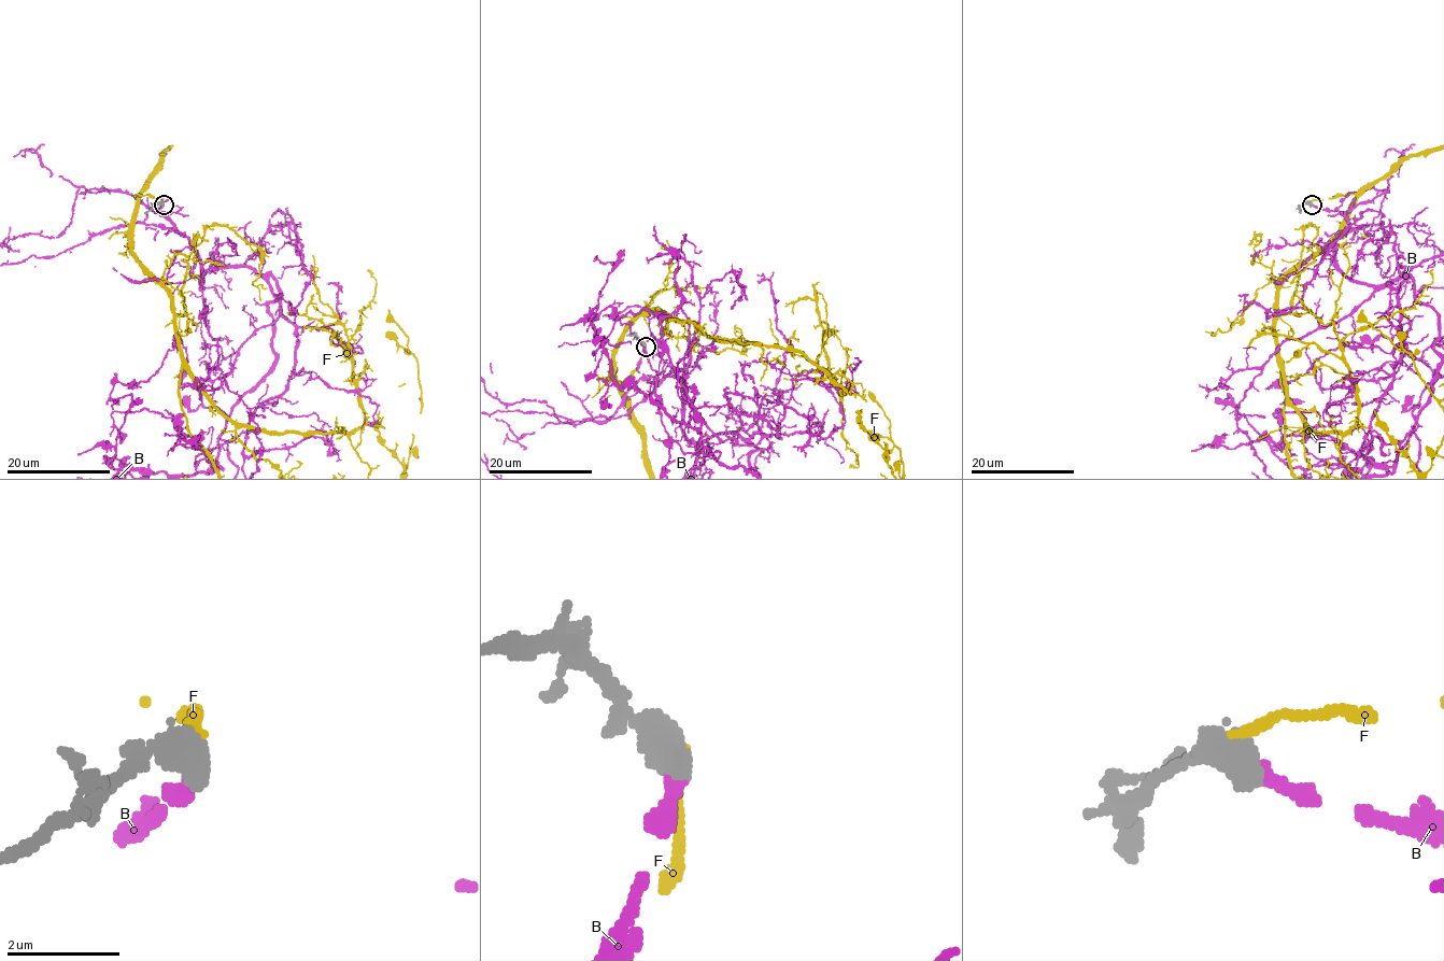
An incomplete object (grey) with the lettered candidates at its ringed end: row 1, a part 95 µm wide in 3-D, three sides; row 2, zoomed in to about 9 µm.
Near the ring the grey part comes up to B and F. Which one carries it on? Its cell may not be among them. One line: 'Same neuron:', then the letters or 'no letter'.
Same neuron: B

